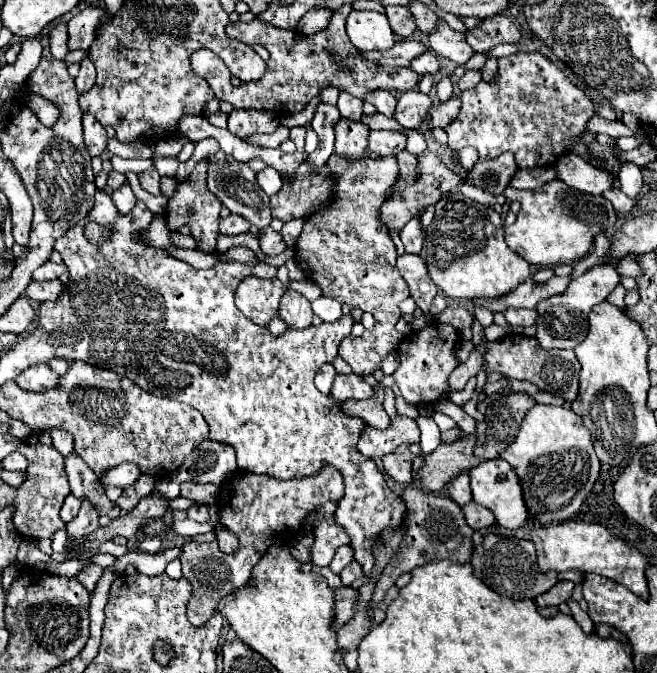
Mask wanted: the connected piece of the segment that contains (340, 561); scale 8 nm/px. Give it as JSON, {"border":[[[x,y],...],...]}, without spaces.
{"border":[[[345,544],[345,546],[341,546],[341,548],[335,552],[335,558],[333,558],[333,562],[331,562],[329,568],[331,568],[335,574],[339,574],[351,560],[353,560],[353,548],[351,548],[351,544]]]}

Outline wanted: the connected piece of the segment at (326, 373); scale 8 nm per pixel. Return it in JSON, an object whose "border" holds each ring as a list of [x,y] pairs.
{"border":[[[331,364],[321,366],[321,370],[319,370],[319,372],[317,372],[317,376],[315,376],[315,386],[317,386],[317,390],[319,390],[319,392],[329,394],[333,380],[335,380],[335,368],[333,368]]]}

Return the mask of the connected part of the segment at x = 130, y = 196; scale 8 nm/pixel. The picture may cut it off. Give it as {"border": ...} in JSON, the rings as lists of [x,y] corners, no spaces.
{"border":[[[125,182],[119,190],[115,190],[111,198],[115,200],[115,206],[117,206],[119,214],[127,214],[127,212],[131,212],[133,206],[135,206],[135,194],[131,192],[131,186],[129,186],[127,182]]]}

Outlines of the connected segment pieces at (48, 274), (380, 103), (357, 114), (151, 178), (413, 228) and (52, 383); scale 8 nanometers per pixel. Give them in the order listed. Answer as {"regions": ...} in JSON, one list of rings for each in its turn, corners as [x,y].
{"regions":[[[[47,262],[47,264],[43,264],[41,268],[37,268],[37,270],[31,274],[31,278],[33,278],[33,282],[55,280],[55,278],[59,278],[59,276],[63,274],[63,270],[65,270],[65,264],[53,264],[53,262]]],[[[387,90],[369,92],[369,94],[365,96],[365,102],[371,102],[371,104],[377,108],[377,112],[381,112],[381,114],[385,114],[385,116],[391,116],[391,114],[395,112],[395,104],[397,104],[397,100],[395,100]]],[[[349,92],[339,94],[337,108],[339,108],[341,116],[349,118],[349,120],[361,120],[361,116],[363,116],[363,100],[351,96]]],[[[151,168],[151,170],[147,170],[147,172],[143,172],[143,174],[139,174],[139,184],[141,184],[141,188],[143,190],[147,190],[149,194],[153,194],[153,196],[159,196],[161,192],[159,192],[159,172],[155,170],[155,168]]],[[[413,218],[411,222],[407,222],[407,226],[401,232],[401,242],[403,242],[407,254],[419,254],[421,252],[423,234],[421,234],[421,226],[419,226],[419,218]]],[[[35,364],[17,378],[17,384],[27,392],[45,392],[57,388],[59,374],[55,374],[47,364]]]]}

